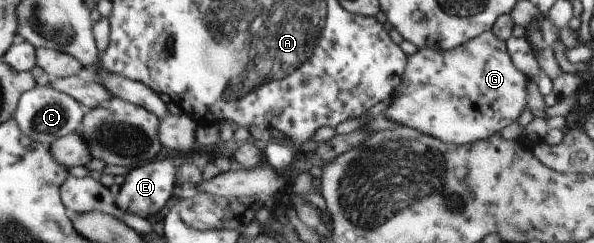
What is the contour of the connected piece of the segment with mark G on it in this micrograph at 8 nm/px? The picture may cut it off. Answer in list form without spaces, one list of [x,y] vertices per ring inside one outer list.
[[[488,30],[452,50],[418,48],[409,56],[405,72],[402,72],[401,84],[398,84],[394,98],[388,100],[389,104],[382,113],[386,120],[398,124],[398,127],[417,130],[444,144],[462,146],[477,143],[488,139],[490,134],[496,134],[518,118],[526,104],[524,84],[524,76],[512,64],[506,52],[505,41],[498,40],[498,36]]]

